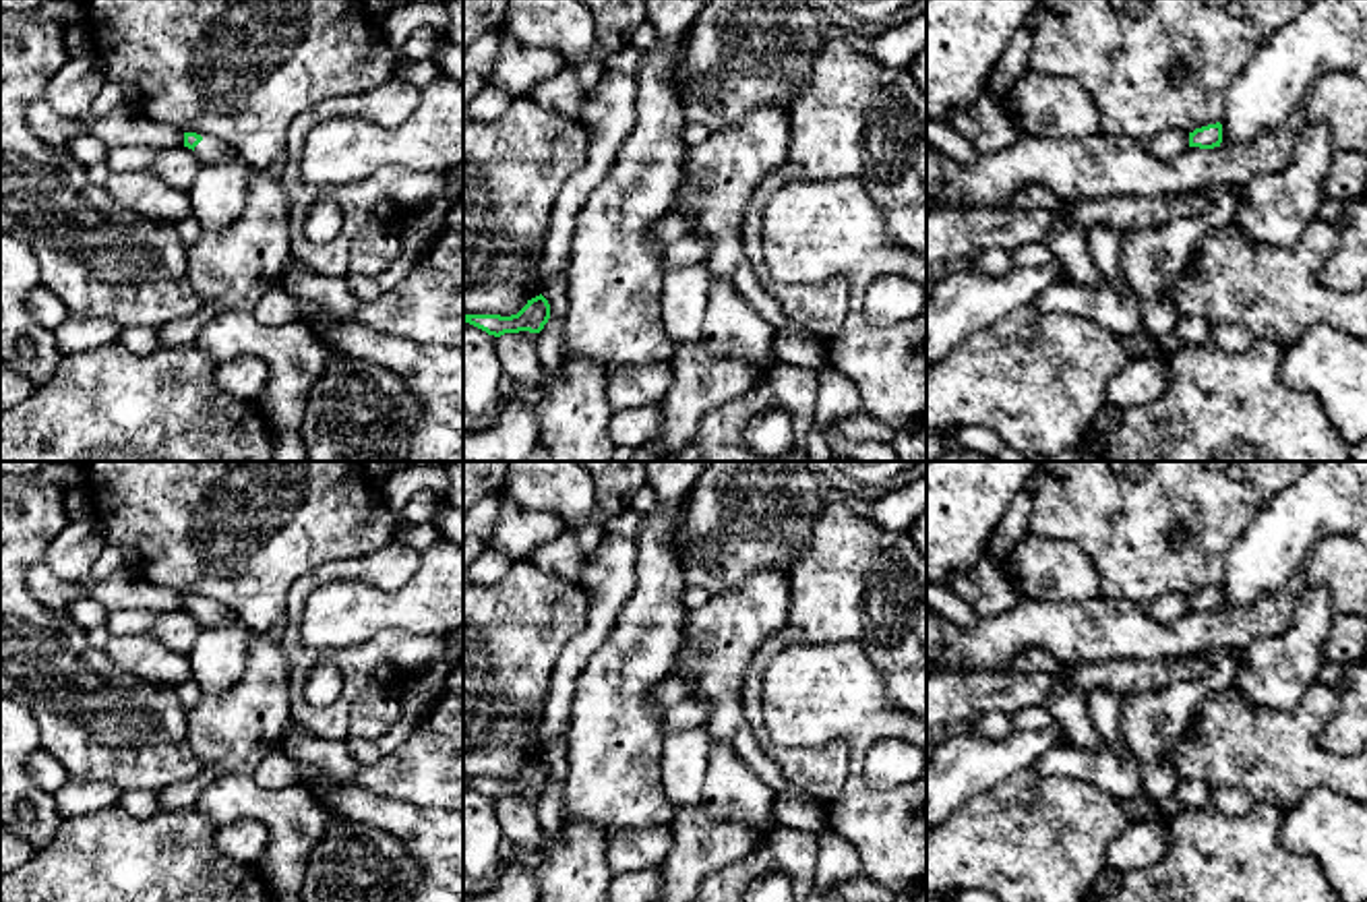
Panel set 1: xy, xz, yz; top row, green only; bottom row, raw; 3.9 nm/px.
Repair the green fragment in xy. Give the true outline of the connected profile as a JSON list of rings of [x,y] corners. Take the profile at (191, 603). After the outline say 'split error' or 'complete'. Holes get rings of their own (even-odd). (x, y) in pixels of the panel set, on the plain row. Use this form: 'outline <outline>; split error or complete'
outline [[[184,596],[184,610],[192,612],[203,627],[217,627],[230,612],[221,604],[196,596]]]; split error

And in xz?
outline [[[542,757],[527,763],[527,768],[517,778],[511,780],[463,776],[465,786],[494,801],[500,801],[505,796],[519,796],[519,794],[540,796],[548,786],[548,782],[550,782],[550,768]]]; complete

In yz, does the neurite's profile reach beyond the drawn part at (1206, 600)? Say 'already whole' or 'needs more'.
already whole

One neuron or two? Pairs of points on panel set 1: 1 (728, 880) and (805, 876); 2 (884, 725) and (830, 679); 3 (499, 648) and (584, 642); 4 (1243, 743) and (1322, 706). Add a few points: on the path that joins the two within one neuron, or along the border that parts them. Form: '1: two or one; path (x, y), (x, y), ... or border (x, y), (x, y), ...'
1: one; path (747, 867), (757, 861), (786, 861)
2: one; path (871, 716), (842, 692)
3: two; border (586, 598), (586, 627), (559, 654), (549, 689)
4: one; path (1262, 743), (1285, 743), (1303, 725)

